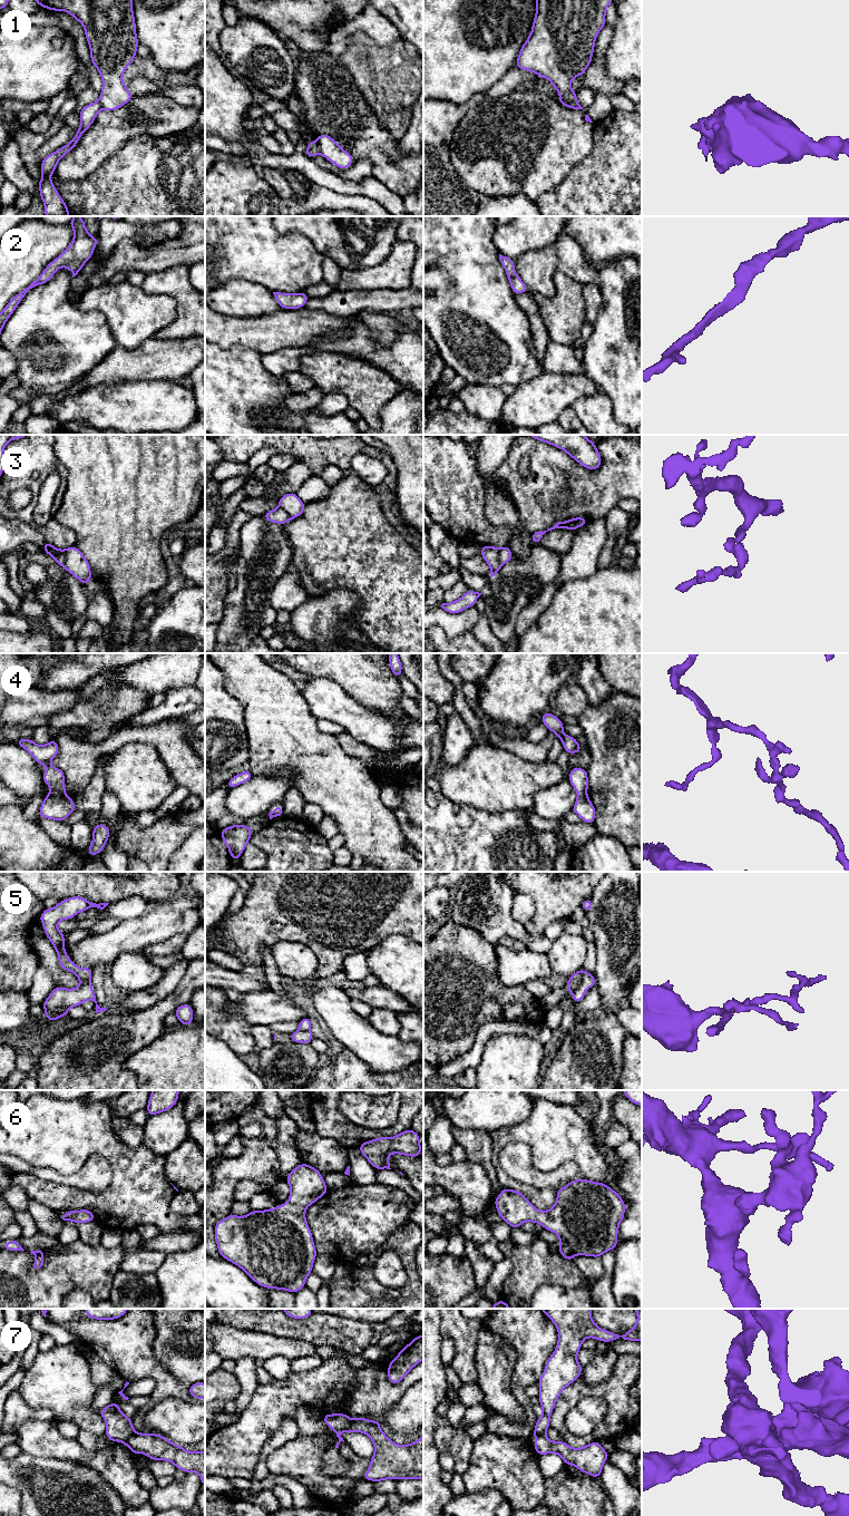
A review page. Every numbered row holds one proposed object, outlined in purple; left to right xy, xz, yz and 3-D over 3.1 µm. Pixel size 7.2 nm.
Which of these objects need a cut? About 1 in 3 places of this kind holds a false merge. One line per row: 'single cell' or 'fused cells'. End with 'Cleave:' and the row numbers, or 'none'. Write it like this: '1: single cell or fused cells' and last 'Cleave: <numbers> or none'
1: fused cells
2: single cell
3: fused cells
4: single cell
5: fused cells
6: single cell
7: fused cells
Cleave: 1, 3, 5, 7

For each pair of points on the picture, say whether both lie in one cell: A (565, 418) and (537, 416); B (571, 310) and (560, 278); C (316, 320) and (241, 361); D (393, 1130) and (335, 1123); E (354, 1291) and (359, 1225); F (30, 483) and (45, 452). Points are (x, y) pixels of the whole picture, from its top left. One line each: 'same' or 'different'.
A: different
B: same
C: different
D: same
E: different
F: same

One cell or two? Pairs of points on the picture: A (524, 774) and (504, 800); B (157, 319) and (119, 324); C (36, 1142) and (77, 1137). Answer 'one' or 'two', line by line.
A: one
B: one
C: one

